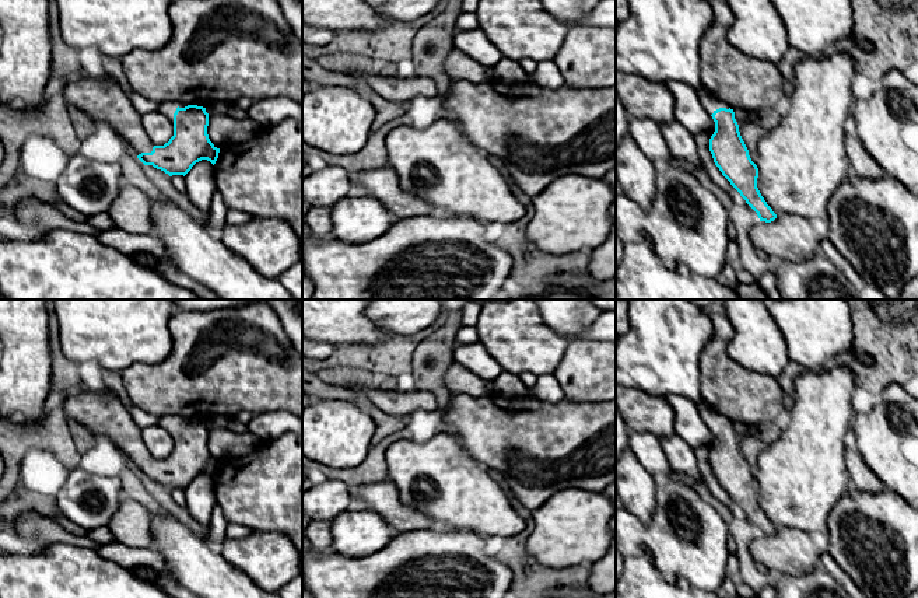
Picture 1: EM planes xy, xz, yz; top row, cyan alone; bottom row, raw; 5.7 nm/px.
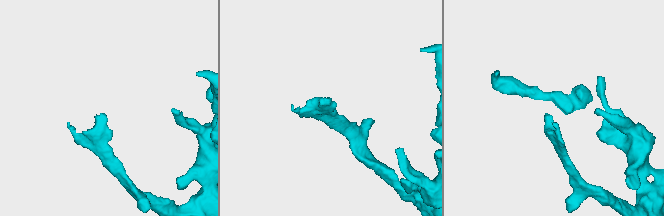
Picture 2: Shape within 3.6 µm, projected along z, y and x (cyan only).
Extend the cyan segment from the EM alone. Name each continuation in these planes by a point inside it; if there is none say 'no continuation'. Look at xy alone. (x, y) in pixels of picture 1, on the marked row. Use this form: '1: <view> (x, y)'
1: xy (101, 98)
2: xy (168, 108)

